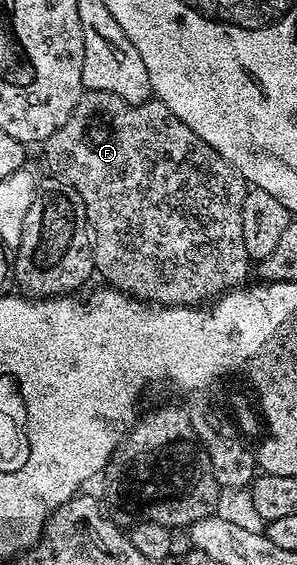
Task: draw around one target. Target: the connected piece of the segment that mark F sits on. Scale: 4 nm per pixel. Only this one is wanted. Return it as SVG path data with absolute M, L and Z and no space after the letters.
M86 91L80 97L76 109L48 137L44 144L46 150L46 163L50 166L49 174L61 183L72 185L76 193L80 193L80 201L86 210L86 221L92 236L94 249L94 269L100 276L103 275L105 282L113 287L115 291L123 291L126 295L133 295L135 299L143 300L151 305L163 307L184 307L187 305L198 305L203 301L213 301L219 295L225 295L236 287L241 287L247 282L246 274L251 274L252 260L248 249L244 249L244 229L242 228L242 206L244 197L248 190L246 178L234 168L212 145L208 145L168 105L164 105L157 97L151 97L144 103L129 103L116 93L104 93L103 91Z

